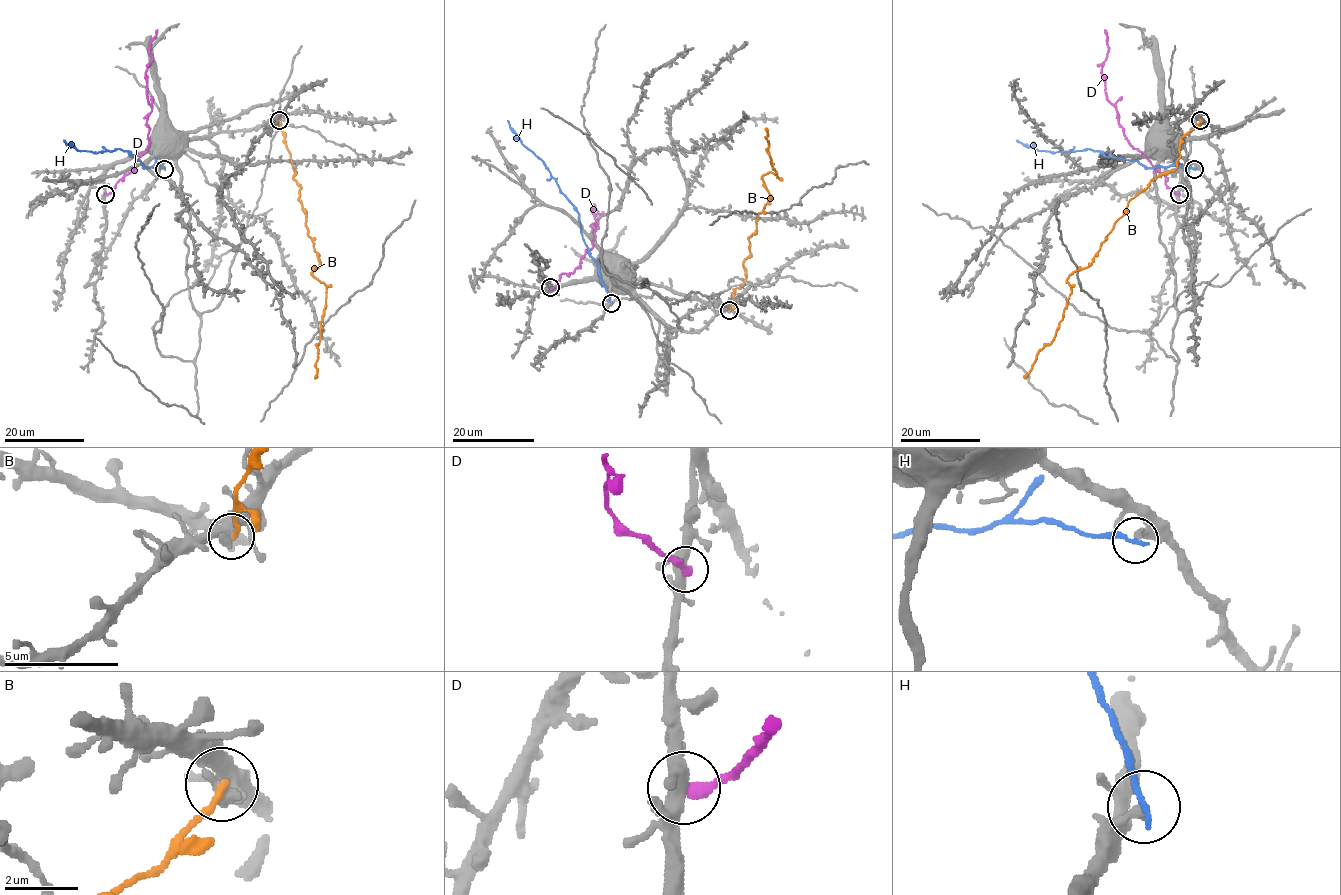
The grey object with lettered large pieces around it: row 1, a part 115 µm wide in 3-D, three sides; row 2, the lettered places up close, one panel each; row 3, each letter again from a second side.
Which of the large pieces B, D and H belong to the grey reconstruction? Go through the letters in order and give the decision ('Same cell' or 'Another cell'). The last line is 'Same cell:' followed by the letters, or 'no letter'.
B: Another cell
D: Another cell
H: Another cell
Same cell: no letter

